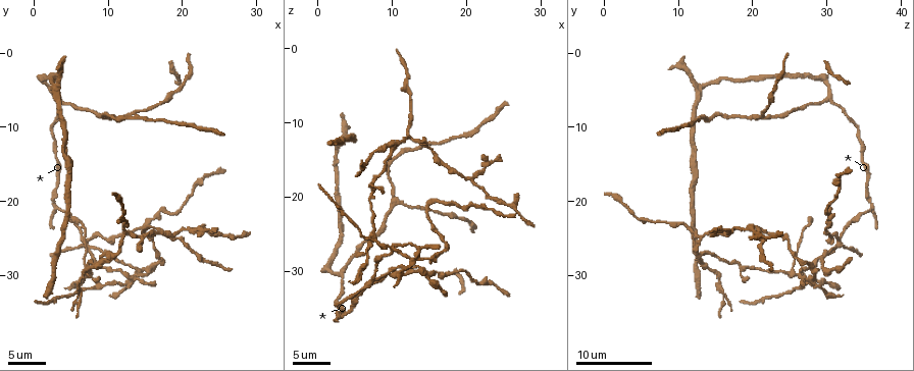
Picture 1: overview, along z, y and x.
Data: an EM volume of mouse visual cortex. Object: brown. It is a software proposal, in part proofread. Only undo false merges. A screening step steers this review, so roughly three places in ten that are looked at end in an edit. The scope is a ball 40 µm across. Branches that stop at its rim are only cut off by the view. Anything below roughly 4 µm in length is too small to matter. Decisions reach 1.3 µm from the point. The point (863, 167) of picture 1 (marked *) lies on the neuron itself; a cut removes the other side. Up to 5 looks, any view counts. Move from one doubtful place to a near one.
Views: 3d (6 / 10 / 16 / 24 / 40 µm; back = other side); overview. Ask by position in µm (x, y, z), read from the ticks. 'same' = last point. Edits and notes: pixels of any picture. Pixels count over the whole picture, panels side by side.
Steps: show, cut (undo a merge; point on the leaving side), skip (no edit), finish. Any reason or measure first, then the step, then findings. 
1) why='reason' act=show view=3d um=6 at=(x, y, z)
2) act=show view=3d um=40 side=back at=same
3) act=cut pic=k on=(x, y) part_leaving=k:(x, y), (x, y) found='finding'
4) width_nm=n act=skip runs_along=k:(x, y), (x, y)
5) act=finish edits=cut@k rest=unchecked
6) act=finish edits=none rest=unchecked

act=show view=3d um=10 at=(12.5, 24.0, 12.0)

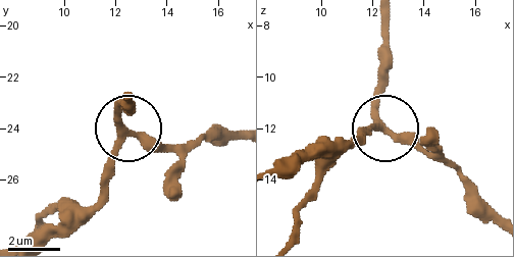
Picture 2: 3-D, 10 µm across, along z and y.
act=skip found='all the same neuron'

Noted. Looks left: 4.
act=show view=3d um=16 at=(10.5, 28.0, 13.0)

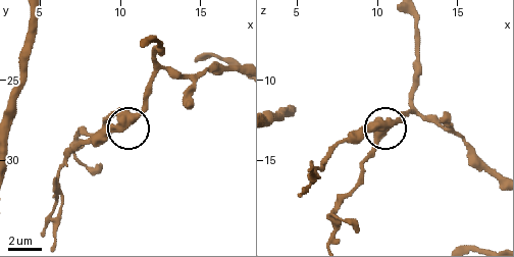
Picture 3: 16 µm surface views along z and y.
act=show view=3d um=6 at=(10.2, 27.9, 12.8)

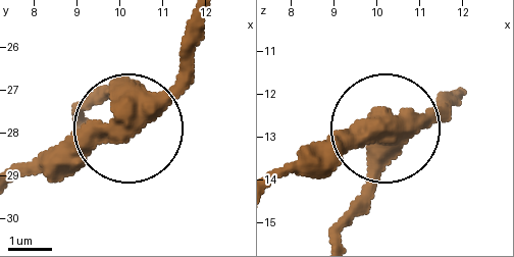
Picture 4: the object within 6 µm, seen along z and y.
width_nm=510 act=skip runs_along=4:(73, 122), (113, 90), (120, 119), (81, 126), (40, 152) found='one neuron here'

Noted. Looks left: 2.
why='small branch off a trunk' act=show view=3d um=16 at=(8.0, 26.5, 31.0)

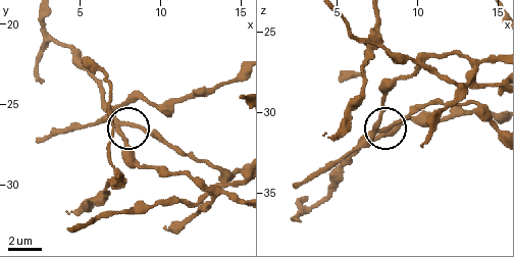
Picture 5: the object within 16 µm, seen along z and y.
width_nm=210 act=skip runs_along=5:(46, 17), (47, 30), (70, 48), (116, 115), (156, 139) found='continuous, no second neuron'

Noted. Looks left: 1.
act=finish edits=none rest=unchecked

